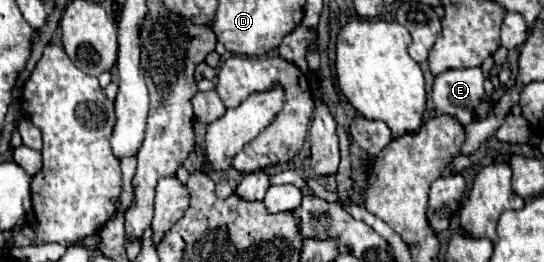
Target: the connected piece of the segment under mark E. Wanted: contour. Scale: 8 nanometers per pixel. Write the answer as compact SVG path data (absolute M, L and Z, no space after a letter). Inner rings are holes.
M481 68L449 70L435 78L433 104L437 114L449 114L463 126L473 122L475 108L485 98Z

